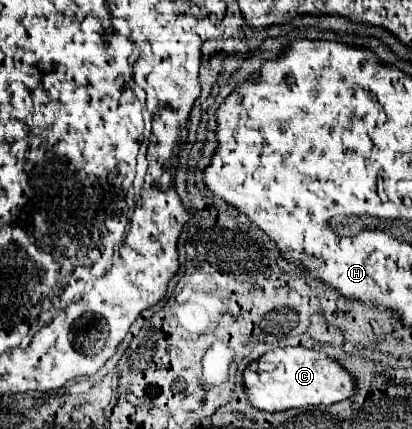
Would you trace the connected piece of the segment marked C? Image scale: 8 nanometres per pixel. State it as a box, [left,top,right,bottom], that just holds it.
[244,347,356,411]

